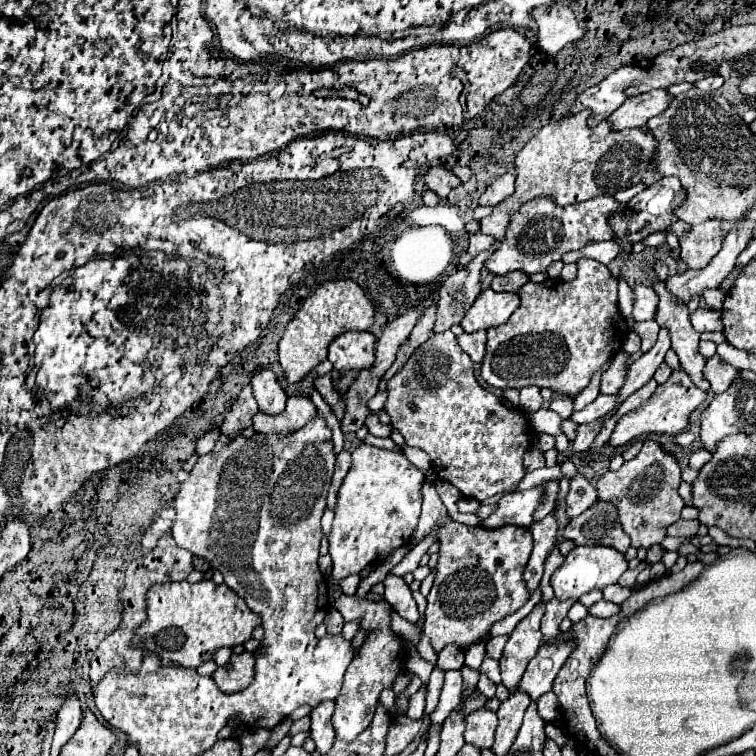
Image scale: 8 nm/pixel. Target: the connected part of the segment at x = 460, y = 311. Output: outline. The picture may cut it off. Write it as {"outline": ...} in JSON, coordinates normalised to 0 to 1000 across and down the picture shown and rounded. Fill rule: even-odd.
{"outline":[[[648,328],[646,333],[632,336],[624,347],[608,354],[603,362],[593,365],[582,378],[582,397],[579,397],[579,423],[574,429],[574,439],[595,437],[595,431],[608,429],[616,410],[624,405],[630,392],[638,386],[635,381],[635,357],[640,344],[656,331]]]}

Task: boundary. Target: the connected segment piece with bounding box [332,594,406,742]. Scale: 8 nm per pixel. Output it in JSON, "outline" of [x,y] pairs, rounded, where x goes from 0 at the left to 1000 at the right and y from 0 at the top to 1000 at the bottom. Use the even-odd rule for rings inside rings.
{"outline":[[[447,788],[439,796],[439,804],[444,804],[458,823],[479,817],[479,831],[489,833],[484,849],[474,860],[474,868],[468,868],[468,876],[460,881],[455,892],[455,905],[452,913],[444,923],[444,939],[442,939],[442,966],[444,974],[466,981],[479,966],[484,966],[492,955],[500,921],[508,910],[521,905],[521,897],[534,886],[534,873],[537,873],[537,860],[532,852],[532,844],[526,844],[519,831],[516,831],[516,799],[513,796],[487,796],[474,788]]]}

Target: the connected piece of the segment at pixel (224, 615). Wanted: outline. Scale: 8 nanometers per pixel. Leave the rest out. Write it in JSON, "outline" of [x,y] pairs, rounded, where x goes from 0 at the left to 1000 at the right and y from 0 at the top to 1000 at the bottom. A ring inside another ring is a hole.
{"outline":[[[265,767],[259,772],[249,770],[222,770],[222,772],[206,772],[193,786],[193,817],[180,831],[175,854],[188,854],[190,862],[212,865],[212,873],[220,878],[238,878],[259,884],[275,873],[280,873],[280,865],[294,854],[312,854],[331,847],[333,833],[344,828],[344,815],[331,810],[325,796],[310,786],[299,772],[283,772],[280,767]]]}

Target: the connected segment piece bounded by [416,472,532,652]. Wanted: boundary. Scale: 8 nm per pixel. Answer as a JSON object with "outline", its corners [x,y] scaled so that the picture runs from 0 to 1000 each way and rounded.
{"outline":[[[566,624],[558,643],[558,683],[550,701],[579,701],[579,746],[574,772],[566,786],[561,839],[569,841],[574,860],[582,862],[593,852],[616,857],[640,847],[653,823],[696,799],[698,783],[690,770],[690,757],[704,730],[704,706],[698,698],[688,696],[640,701],[635,696],[601,690],[571,640],[574,635],[577,627]]]}

